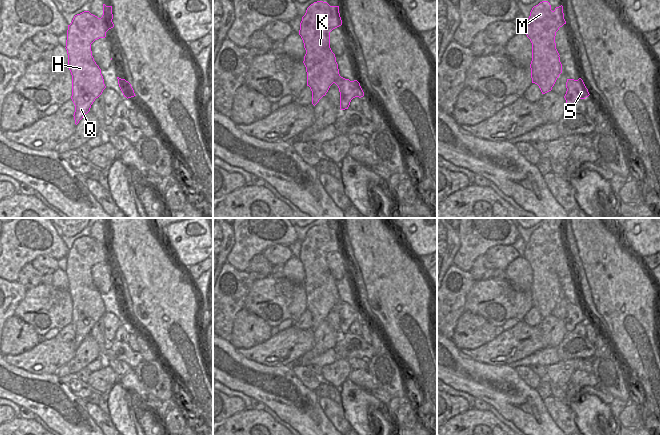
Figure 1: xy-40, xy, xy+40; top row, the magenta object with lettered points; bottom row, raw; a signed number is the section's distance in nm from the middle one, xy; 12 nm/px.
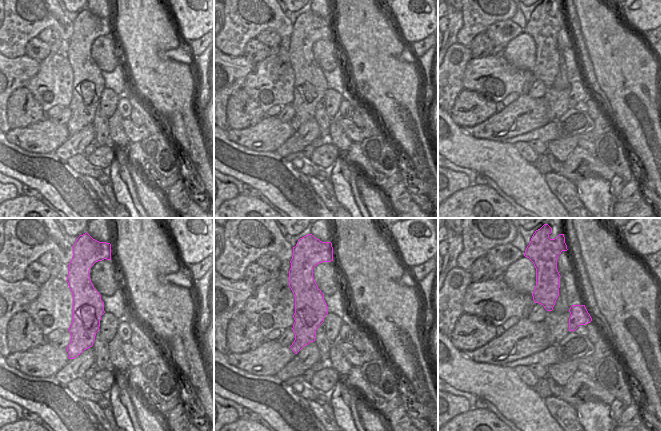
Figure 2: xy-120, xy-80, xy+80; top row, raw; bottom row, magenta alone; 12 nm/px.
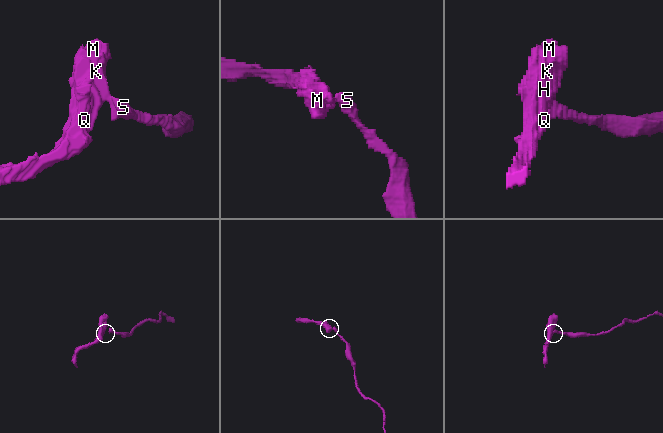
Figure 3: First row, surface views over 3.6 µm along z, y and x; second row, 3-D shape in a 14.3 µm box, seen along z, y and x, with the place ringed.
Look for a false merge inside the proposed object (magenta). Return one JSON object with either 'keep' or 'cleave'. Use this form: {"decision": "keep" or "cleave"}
{"decision": "cleave"}

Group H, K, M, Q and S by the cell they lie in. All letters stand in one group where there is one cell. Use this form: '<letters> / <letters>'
H K M Q / S

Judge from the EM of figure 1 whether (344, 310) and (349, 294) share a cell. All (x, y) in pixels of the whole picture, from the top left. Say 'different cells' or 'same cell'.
different cells

